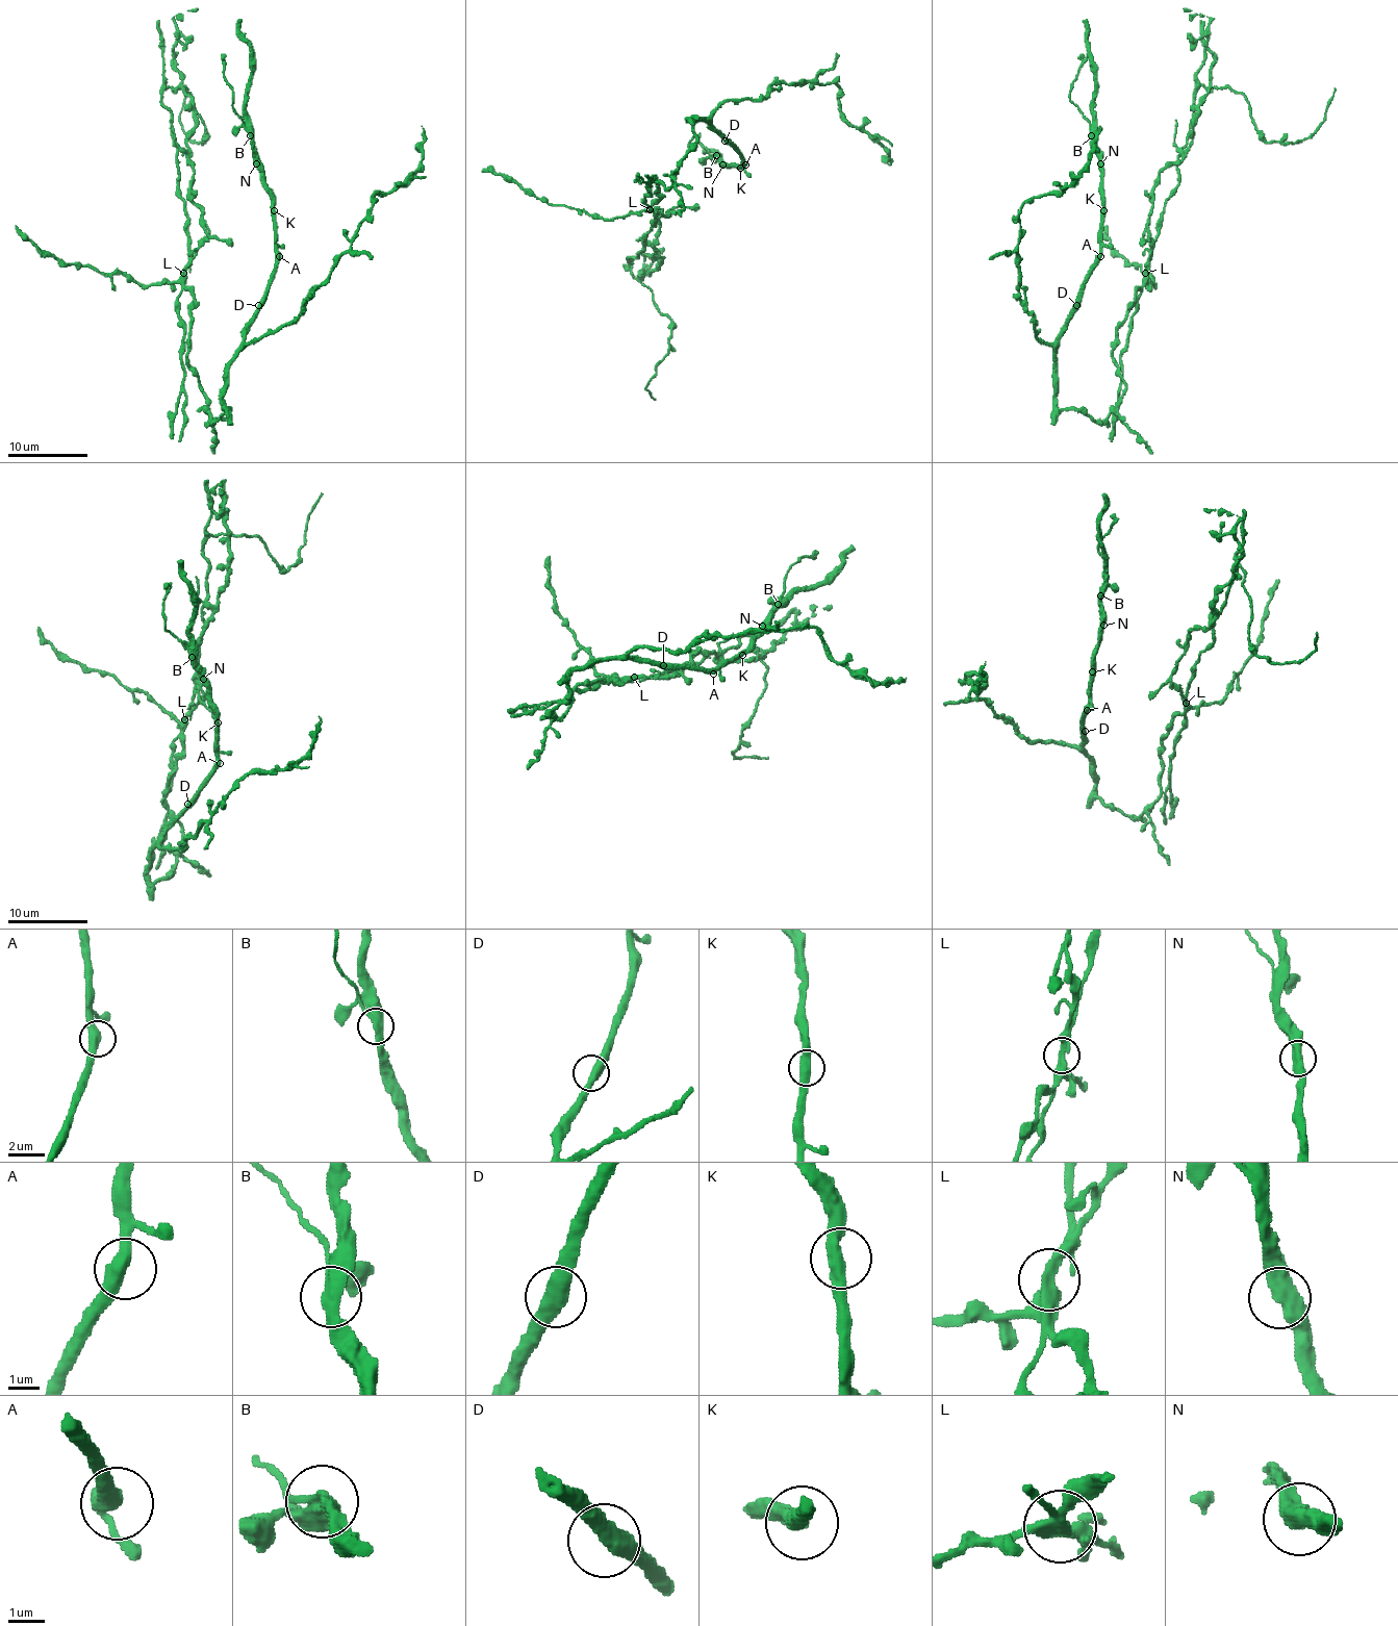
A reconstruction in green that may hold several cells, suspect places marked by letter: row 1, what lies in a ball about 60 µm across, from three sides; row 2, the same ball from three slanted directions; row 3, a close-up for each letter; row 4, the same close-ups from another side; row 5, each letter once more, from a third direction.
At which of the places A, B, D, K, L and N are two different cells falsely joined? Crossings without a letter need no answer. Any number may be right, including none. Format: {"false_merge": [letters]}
{"false_merge": ["B", "L"]}

